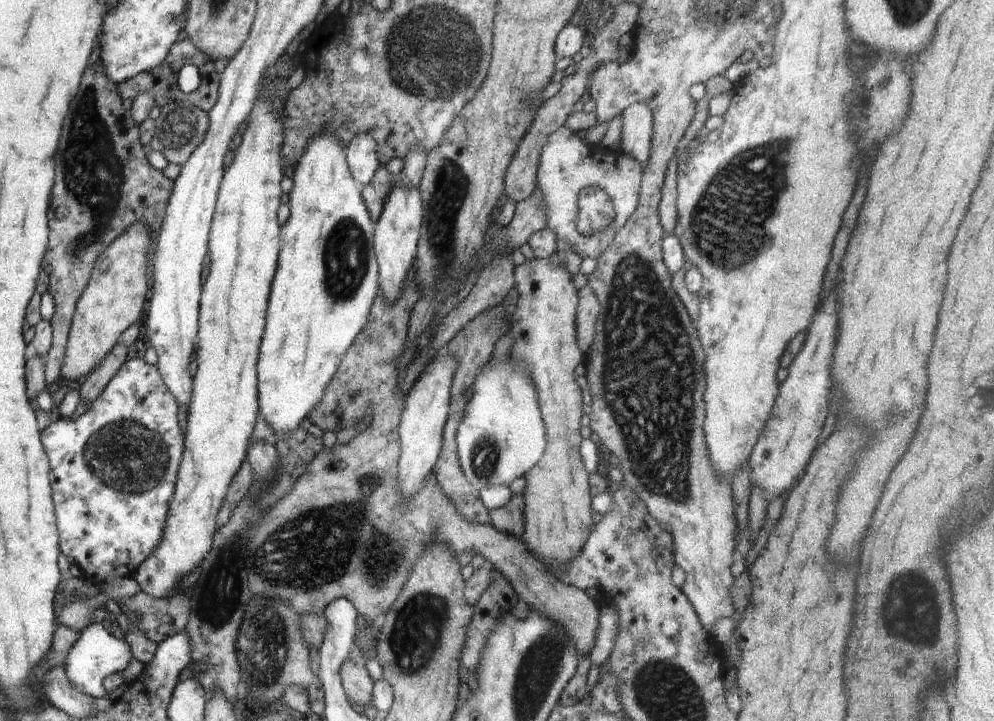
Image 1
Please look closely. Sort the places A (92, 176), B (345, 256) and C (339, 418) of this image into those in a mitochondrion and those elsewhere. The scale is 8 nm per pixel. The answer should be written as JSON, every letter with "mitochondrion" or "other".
{"A":"mitochondrion","B":"mitochondrion","C":"other"}

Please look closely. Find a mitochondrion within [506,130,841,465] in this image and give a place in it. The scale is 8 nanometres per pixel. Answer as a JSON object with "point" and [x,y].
{"point":[732,221]}

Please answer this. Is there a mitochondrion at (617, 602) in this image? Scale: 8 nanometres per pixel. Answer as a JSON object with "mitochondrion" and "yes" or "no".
{"mitochondrion":"no"}

